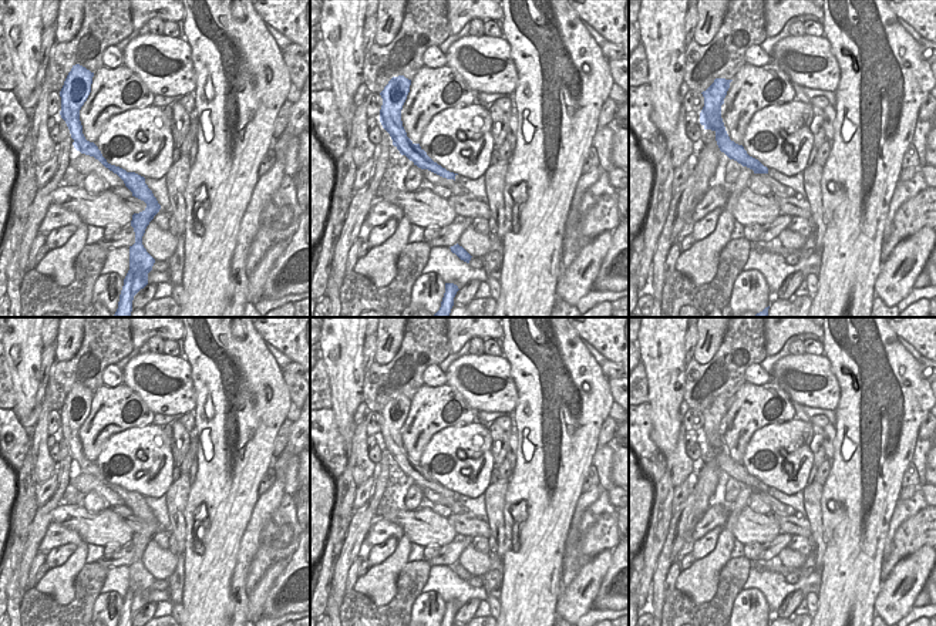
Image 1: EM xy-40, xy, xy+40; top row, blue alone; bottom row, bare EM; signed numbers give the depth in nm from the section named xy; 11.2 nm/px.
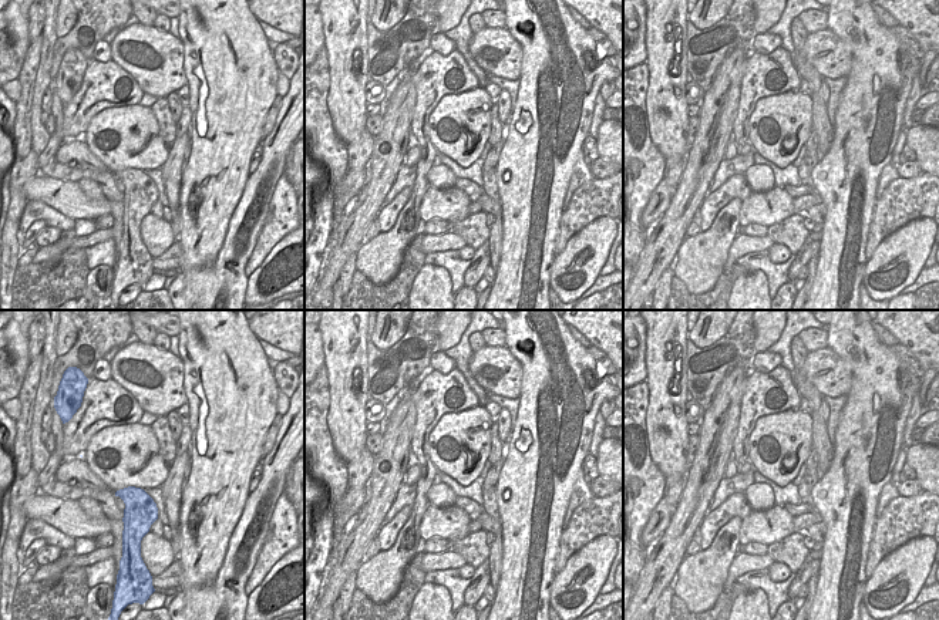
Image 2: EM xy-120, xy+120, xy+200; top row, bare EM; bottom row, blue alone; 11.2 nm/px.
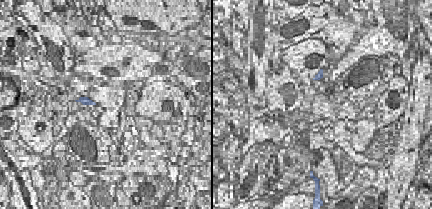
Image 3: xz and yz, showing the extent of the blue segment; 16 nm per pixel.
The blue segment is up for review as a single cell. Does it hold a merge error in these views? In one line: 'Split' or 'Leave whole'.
Leave whole.

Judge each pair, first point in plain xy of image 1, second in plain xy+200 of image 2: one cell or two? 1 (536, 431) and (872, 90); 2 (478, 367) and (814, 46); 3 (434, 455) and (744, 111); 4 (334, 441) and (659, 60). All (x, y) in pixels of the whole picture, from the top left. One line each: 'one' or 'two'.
1: one
2: one
3: two
4: two

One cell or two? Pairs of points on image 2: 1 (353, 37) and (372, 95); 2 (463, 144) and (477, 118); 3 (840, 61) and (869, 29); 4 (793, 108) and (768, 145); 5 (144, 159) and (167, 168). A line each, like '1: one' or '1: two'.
1: two
2: one
3: two
4: one
5: two

